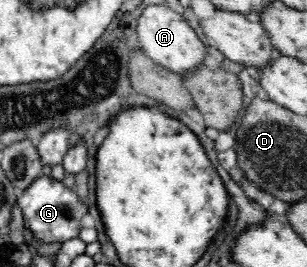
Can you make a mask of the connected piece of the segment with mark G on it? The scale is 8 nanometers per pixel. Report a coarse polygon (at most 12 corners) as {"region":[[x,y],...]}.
{"region":[[45,176],[20,191],[37,242],[77,237],[88,212],[75,191]]}

